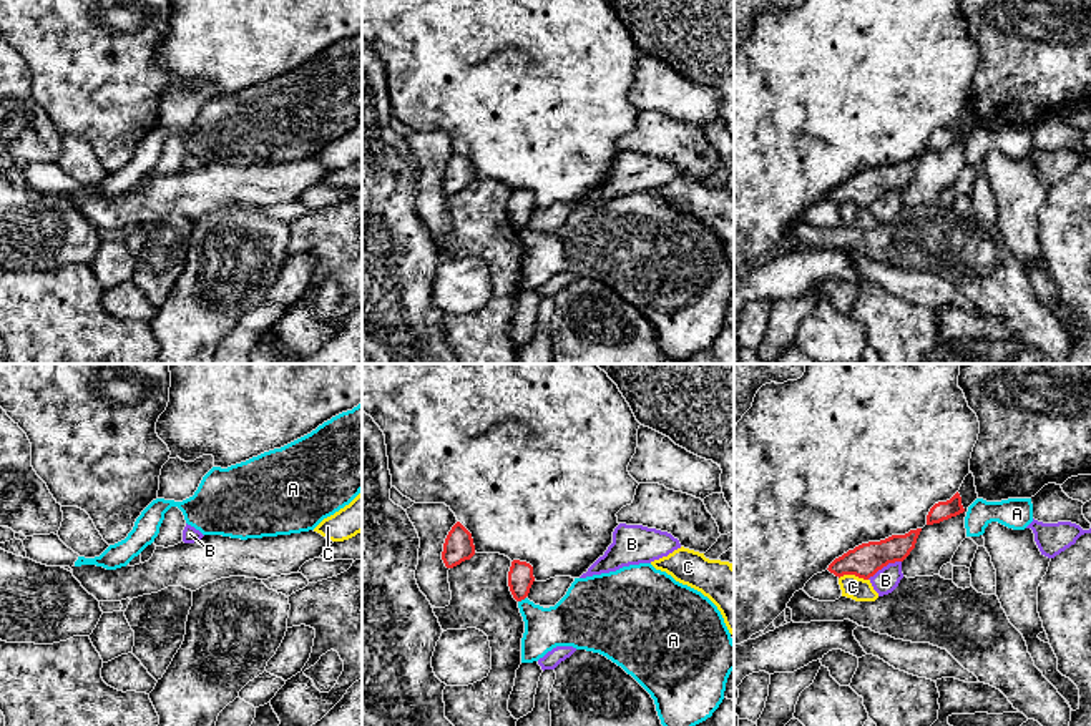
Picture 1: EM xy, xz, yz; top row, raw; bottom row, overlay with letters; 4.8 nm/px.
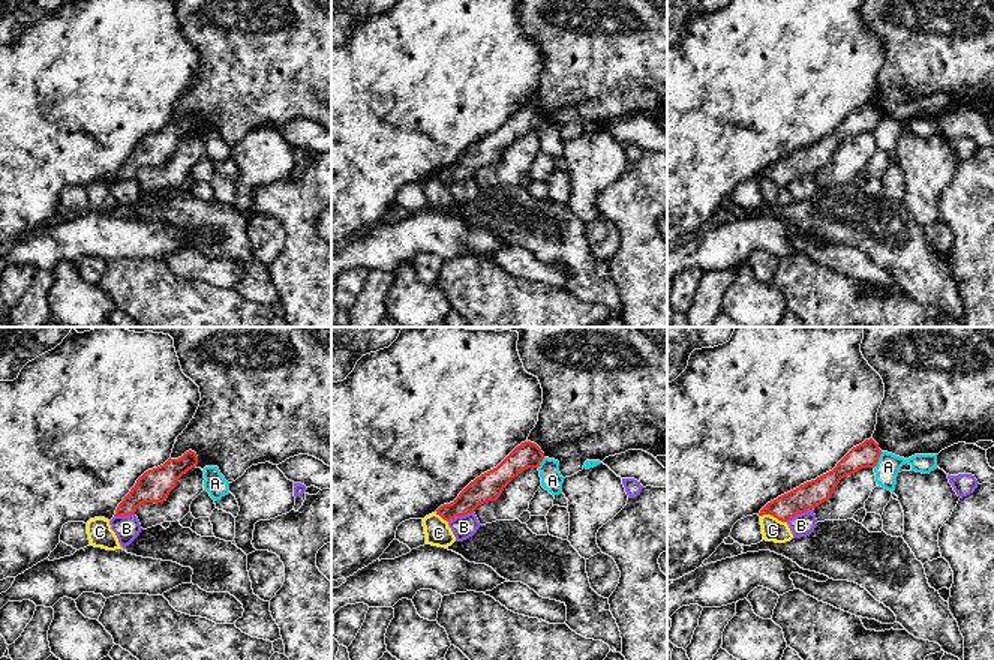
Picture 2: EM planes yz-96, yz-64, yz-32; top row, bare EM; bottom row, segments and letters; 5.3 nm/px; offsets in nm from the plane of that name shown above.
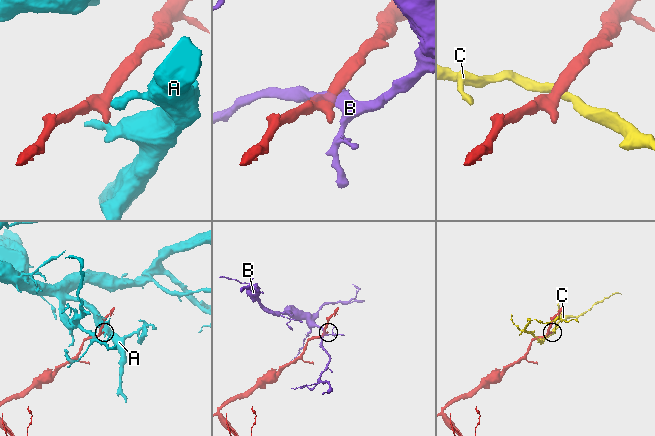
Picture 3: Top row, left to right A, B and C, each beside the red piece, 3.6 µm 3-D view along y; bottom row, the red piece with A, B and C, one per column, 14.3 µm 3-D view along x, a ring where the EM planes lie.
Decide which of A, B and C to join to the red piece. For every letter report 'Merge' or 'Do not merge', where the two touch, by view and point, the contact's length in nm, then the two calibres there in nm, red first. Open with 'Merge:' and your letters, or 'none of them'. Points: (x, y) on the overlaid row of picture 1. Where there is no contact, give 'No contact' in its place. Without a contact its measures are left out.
Merge: none of them
A: Do not merge. Touches red at xz (522, 598). Shared border 50 nm. Thickness 130 nm (red) against 220 nm
B: Do not merge. Touches red at yz (884, 565). Shared border 190 nm. Thickness 160 nm (red) against 120 nm
C: Do not merge. Touches red at yz (854, 573). Shared border 140 nm. Thickness 160 nm (red) against 110 nm

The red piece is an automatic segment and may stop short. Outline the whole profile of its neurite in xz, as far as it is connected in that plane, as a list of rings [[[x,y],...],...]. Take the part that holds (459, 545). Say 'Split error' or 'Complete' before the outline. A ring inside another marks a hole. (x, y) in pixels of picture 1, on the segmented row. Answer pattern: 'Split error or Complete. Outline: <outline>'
Complete. Outline: [[[457,522],[445,538],[442,560],[447,568],[453,568],[462,562],[470,560],[473,555],[475,545],[472,533]]]

